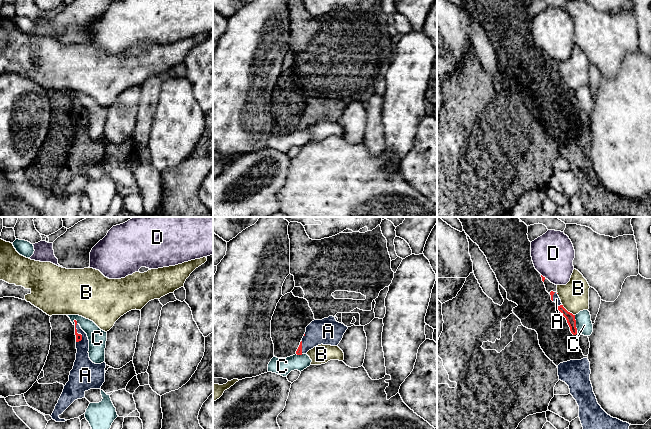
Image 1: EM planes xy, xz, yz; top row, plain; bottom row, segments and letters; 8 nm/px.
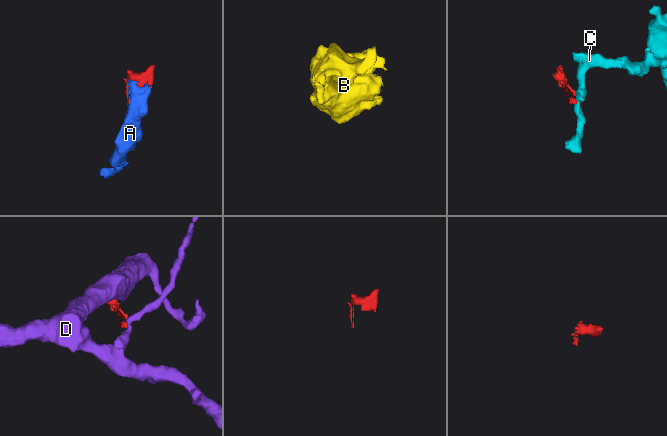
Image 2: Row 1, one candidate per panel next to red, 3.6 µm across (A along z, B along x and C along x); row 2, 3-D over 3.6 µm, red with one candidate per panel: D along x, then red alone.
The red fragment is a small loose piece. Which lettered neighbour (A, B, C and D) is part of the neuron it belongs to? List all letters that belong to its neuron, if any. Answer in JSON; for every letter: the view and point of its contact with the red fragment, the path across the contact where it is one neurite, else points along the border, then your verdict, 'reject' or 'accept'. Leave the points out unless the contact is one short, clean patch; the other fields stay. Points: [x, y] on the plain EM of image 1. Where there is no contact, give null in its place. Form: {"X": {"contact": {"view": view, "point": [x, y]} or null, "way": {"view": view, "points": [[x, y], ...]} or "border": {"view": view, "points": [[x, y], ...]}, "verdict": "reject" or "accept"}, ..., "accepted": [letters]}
{"A": {"contact": {"view": "xy", "point": [79, 110]}, "verdict": "accept"}, "B": {"contact": {"view": "yz", "point": [567, 87]}, "verdict": "reject"}, "C": {"contact": {"view": "yz", "point": [575, 99]}, "border": {"view": "yz", "points": [[574, 91], [577, 106]]}, "verdict": "reject"}, "D": {"contact": {"view": "yz", "point": [542, 52]}, "border": {"view": "yz", "points": [[541, 50], [545, 53]]}, "verdict": "reject"}, "accepted": ["A"]}

